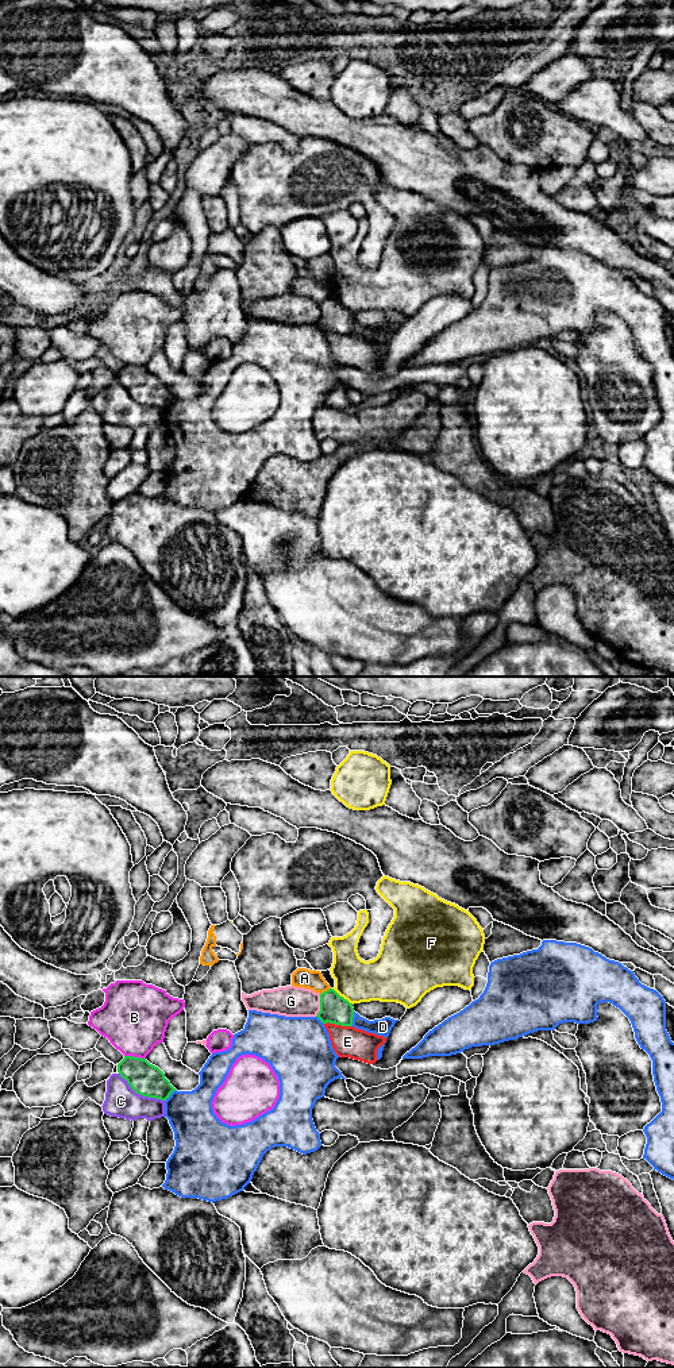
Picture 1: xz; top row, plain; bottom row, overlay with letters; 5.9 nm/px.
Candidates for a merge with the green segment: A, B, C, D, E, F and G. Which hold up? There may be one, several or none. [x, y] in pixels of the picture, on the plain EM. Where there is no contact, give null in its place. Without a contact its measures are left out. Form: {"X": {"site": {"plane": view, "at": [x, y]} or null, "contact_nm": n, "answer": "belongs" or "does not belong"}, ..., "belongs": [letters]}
{"A": {"site": {"plane": "xz", "at": [324, 300]}, "contact_nm": 80, "answer": "does not belong"}, "B": {"site": {"plane": "xz", "at": [135, 366]}, "contact_nm": 130, "answer": "does not belong"}, "C": {"site": {"plane": "xz", "at": [141, 403]}, "contact_nm": 320, "answer": "does not belong"}, "D": {"site": {"plane": "xz", "at": [353, 326]}, "contact_nm": 90, "answer": "does not belong"}, "E": {"site": {"plane": "xz", "at": [338, 332]}, "contact_nm": 160, "answer": "does not belong"}, "F": {"site": {"plane": "xz", "at": [342, 305]}, "contact_nm": 160, "answer": "does not belong"}, "G": {"site": {"plane": "xz", "at": [320, 313]}, "contact_nm": 140, "answer": "does not belong"}, "belongs": []}

